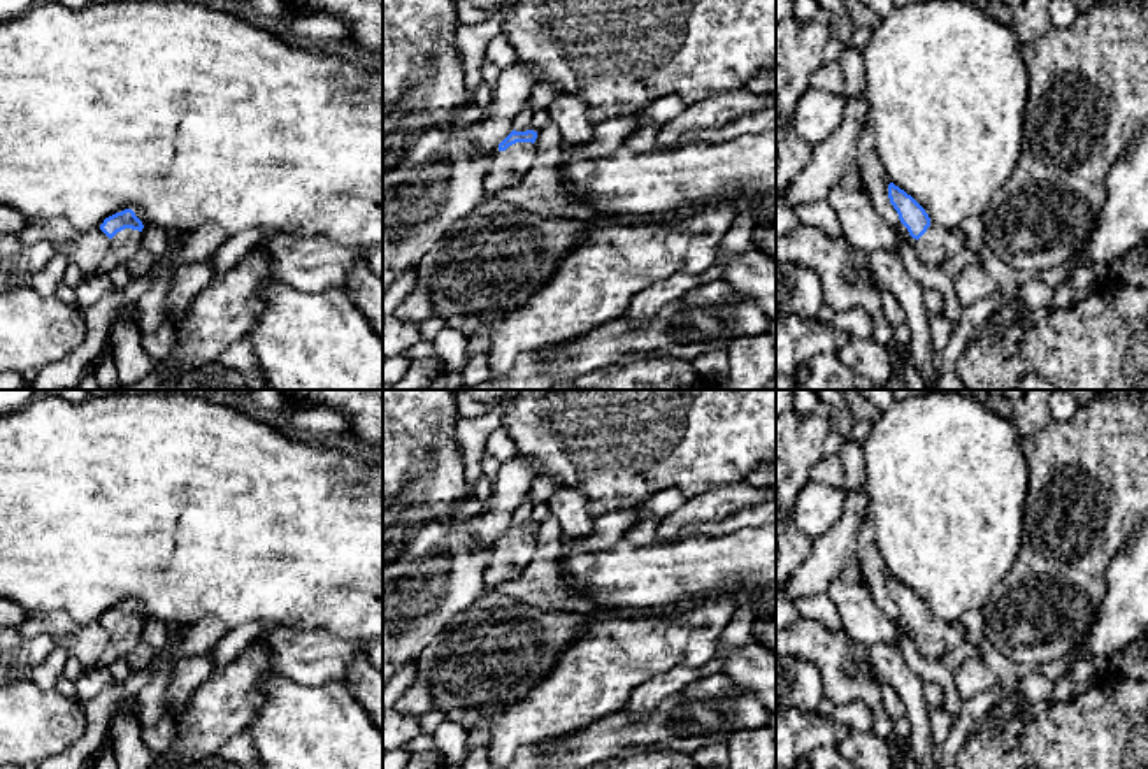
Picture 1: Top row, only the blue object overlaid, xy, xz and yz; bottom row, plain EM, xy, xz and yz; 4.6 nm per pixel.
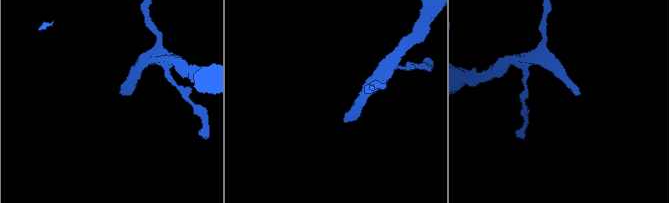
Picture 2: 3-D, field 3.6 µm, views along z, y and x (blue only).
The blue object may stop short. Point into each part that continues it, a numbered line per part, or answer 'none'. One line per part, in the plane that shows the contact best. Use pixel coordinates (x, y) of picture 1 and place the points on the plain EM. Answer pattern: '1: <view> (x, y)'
1: xz (508, 560)

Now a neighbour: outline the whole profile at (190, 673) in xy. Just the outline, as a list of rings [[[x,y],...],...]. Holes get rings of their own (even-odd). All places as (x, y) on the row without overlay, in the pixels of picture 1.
[[[212,653],[202,657],[186,657],[177,660],[169,692],[165,697],[165,711],[167,715],[176,716],[188,701],[191,699],[193,692],[214,672]]]

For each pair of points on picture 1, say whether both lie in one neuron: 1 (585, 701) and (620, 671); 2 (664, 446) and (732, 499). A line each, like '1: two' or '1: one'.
1: one
2: two

